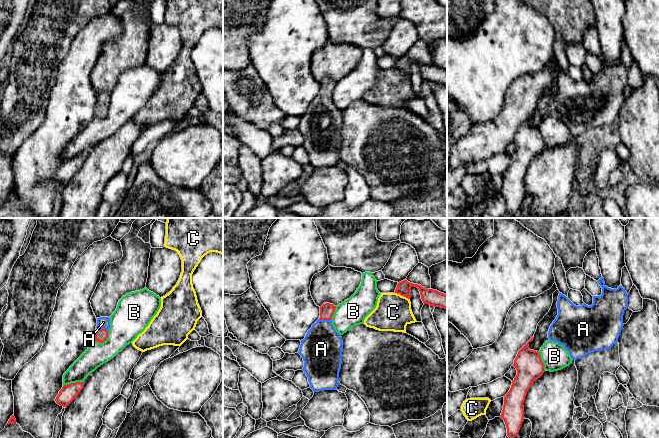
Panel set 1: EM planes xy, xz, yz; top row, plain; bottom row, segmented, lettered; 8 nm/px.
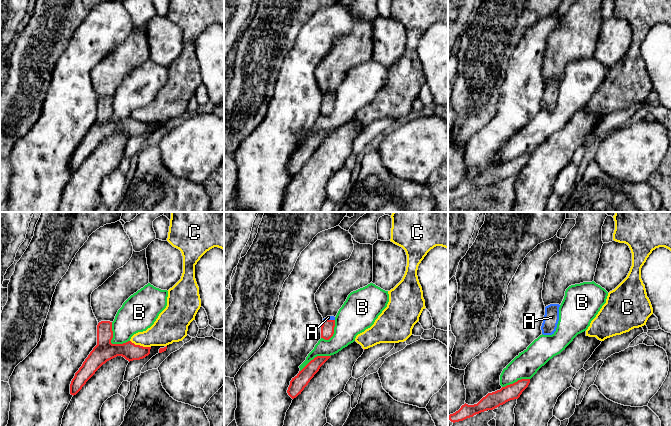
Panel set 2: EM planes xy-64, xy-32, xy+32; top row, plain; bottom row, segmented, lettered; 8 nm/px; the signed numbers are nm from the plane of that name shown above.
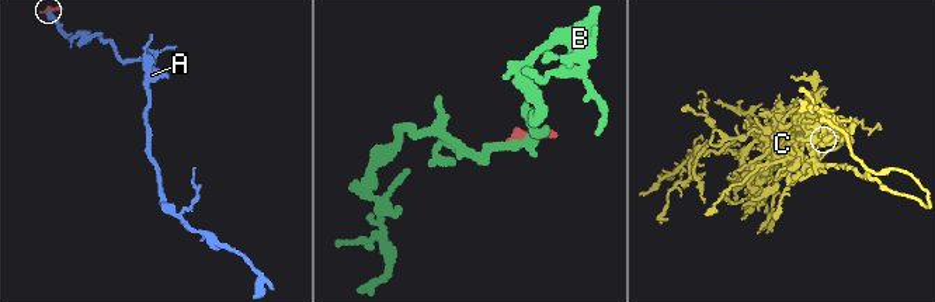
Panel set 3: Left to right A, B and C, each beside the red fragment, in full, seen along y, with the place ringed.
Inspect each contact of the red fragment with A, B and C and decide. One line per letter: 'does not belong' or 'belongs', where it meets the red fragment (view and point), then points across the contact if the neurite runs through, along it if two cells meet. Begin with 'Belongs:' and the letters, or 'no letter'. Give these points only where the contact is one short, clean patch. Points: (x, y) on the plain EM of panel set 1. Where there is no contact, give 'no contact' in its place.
Belongs: A
A: belongs; contact xz (325, 95); way xz (327, 86), (325, 95), (321, 125)
B: does not belong; contact xy (73, 159)
C: does not belong; contact xz (402, 71)

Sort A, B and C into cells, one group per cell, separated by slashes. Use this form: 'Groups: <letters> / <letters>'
Groups: A / B / C

